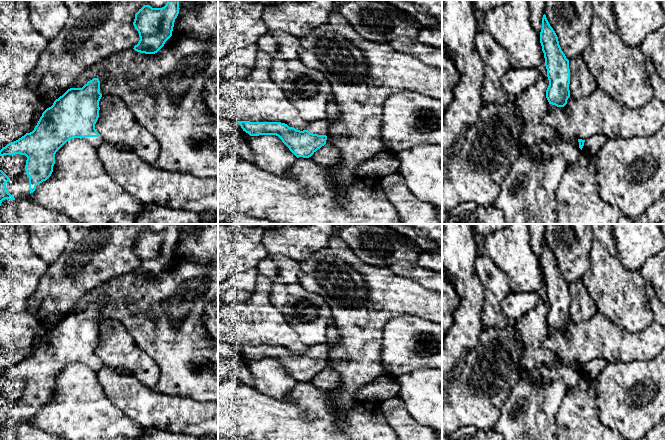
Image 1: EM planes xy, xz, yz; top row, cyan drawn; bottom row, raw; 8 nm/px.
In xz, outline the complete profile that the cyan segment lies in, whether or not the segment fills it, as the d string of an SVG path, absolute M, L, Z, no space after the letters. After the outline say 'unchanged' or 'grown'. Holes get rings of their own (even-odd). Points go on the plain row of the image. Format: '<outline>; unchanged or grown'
M326 343L316 344L308 346L306 354L300 355L293 351L289 351L285 347L281 346L250 346L250 345L237 345L243 355L248 357L250 360L259 359L276 359L282 366L289 372L289 374L297 381L309 382L318 373L326 368L327 357L328 357L328 347Z; grown

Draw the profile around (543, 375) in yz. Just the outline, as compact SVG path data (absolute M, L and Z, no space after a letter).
M560 362L557 364L539 366L538 368L535 368L531 376L533 381L541 386L548 385L554 380L559 380L565 383L566 388L572 389L576 387L582 374Z

